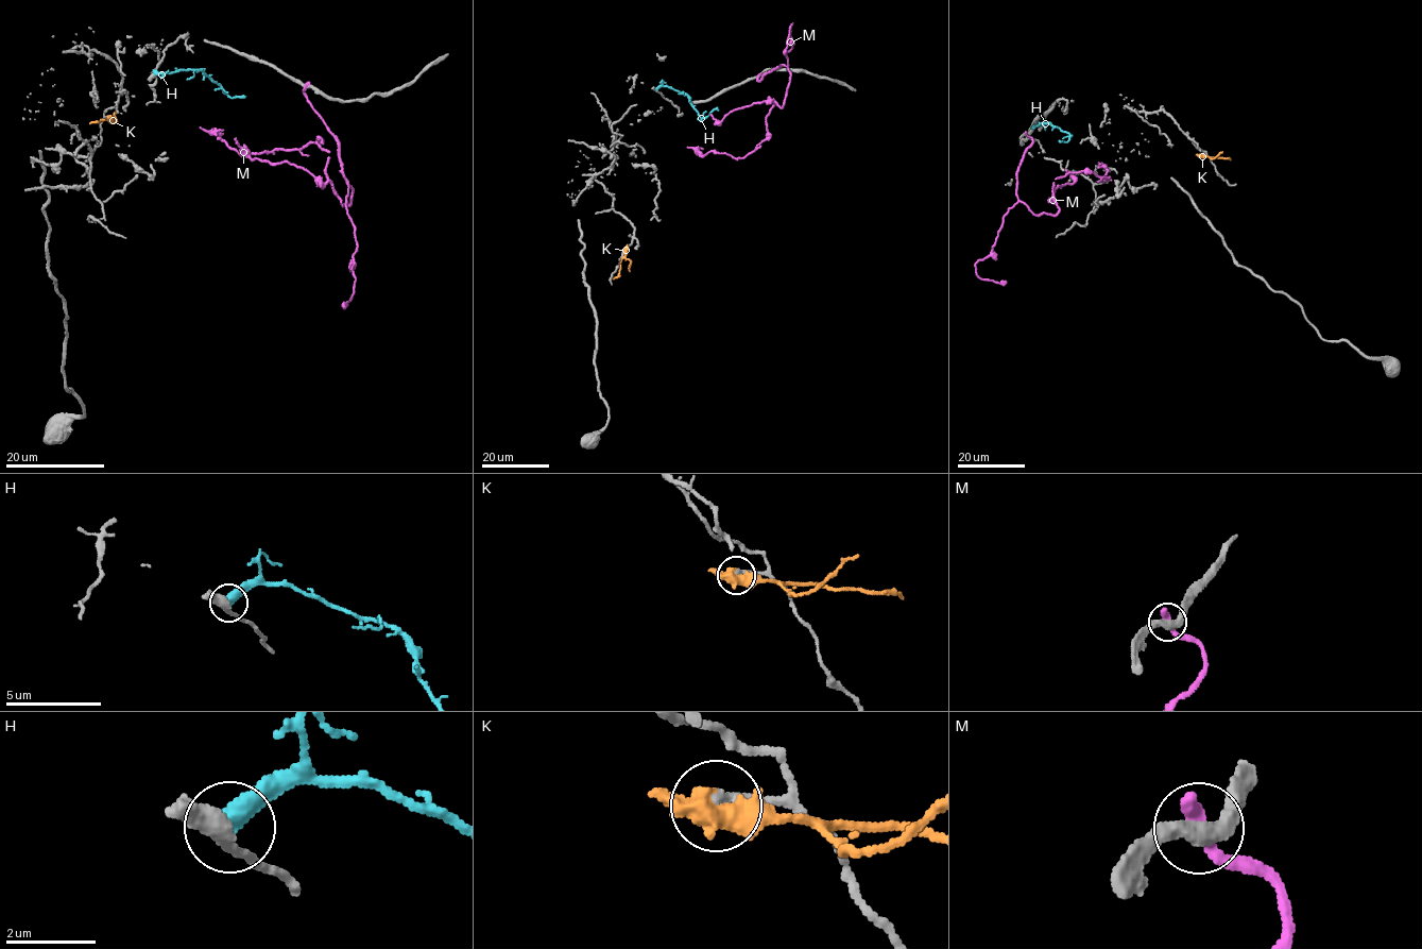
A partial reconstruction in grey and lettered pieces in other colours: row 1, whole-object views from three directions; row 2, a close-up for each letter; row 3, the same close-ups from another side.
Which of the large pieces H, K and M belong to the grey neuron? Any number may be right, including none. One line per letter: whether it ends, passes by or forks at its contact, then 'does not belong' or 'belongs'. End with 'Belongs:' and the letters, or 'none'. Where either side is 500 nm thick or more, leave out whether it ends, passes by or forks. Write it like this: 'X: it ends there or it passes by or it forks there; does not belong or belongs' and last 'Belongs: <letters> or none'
H: does not belong
K: does not belong
M: it ends there; does not belong
Belongs: none

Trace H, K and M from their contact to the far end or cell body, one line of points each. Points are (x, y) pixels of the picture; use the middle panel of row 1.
H: (656, 89), (668, 86), (684, 92), (701, 118), (718, 109)
K: (626, 250), (618, 275), (613, 278)
M: (758, 74), (783, 65), (790, 73), (767, 137), (742, 157), (687, 147)

